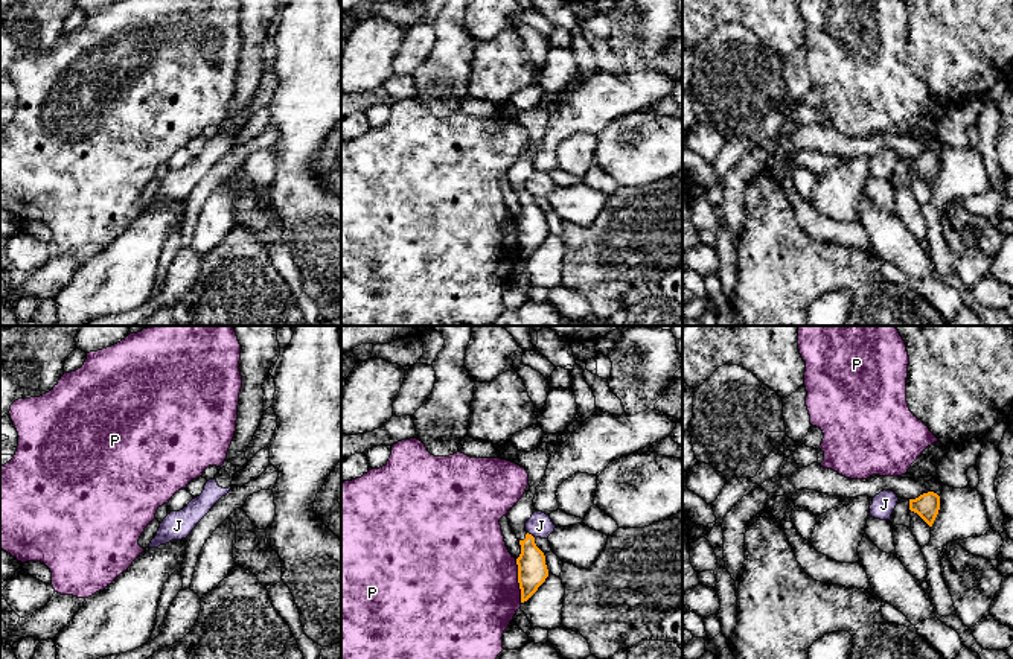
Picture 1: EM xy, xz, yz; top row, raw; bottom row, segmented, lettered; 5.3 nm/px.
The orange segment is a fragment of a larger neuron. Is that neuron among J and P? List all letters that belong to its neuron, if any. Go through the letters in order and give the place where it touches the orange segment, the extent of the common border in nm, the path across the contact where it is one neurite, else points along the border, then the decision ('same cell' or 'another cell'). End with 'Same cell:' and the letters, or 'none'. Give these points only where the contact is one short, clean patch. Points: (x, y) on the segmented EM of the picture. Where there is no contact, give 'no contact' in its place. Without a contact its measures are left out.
J: contact xz (530, 534); length 60 nm; border xz (527, 531), (535, 538); another cell
P: contact xz (518, 580); length 240 nm; border xz (515, 559), (521, 601); another cell
Same cell: none

